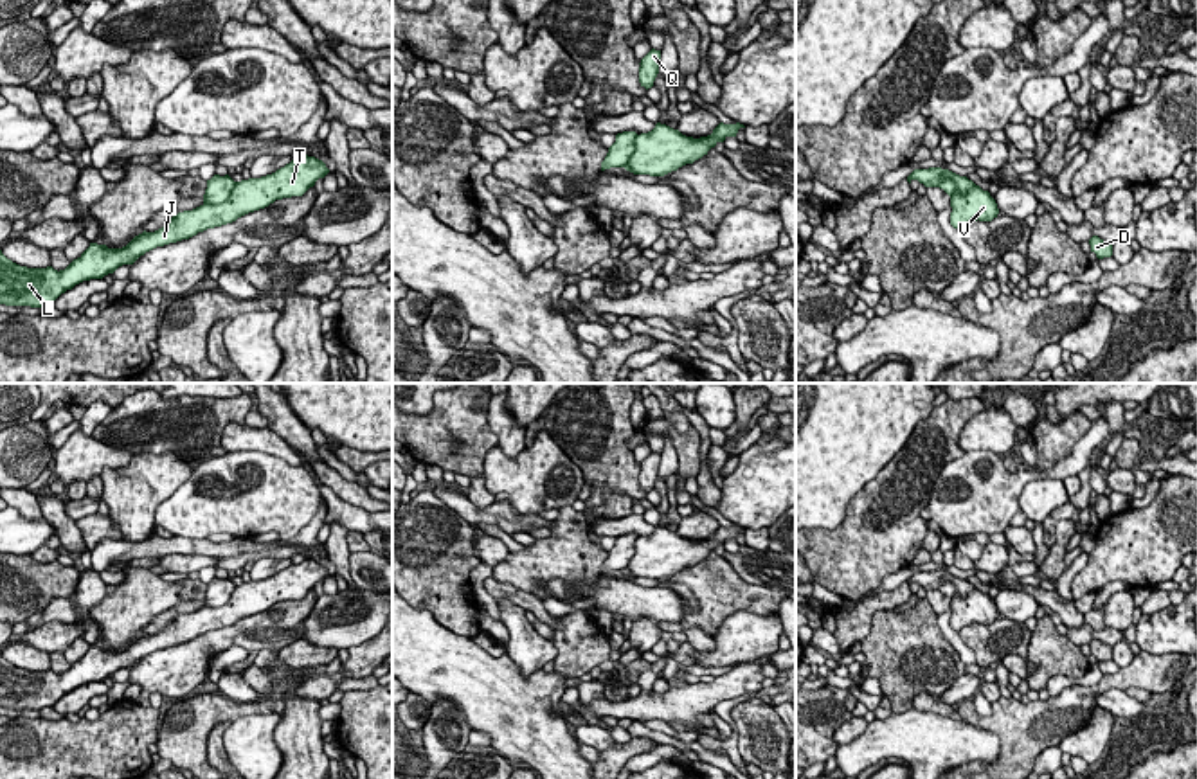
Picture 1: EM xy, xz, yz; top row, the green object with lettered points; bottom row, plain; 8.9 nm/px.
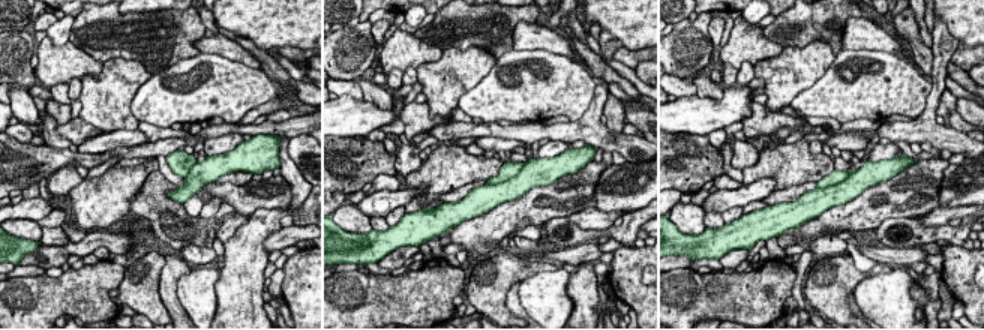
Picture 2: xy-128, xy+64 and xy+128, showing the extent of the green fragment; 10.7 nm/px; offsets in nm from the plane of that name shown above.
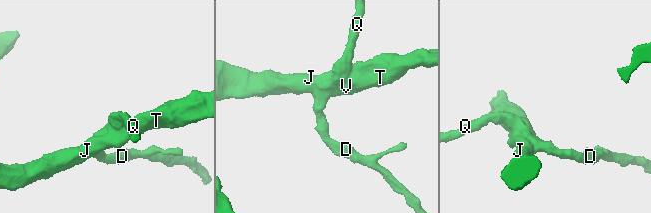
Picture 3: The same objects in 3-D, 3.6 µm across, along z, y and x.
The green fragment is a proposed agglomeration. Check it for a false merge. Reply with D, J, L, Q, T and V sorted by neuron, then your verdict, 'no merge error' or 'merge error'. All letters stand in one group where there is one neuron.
D Q / J L T V | merge error

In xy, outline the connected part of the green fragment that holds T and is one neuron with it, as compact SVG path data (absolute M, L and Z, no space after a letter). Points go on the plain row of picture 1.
M315 560L292 563L284 570L261 581L236 585L223 606L203 606L173 619L162 631L135 639L122 651L90 646L65 673L27 671L7 662L0 653L0 707L41 711L90 682L103 682L122 667L133 667L146 655L189 642L207 631L221 630L238 621L265 612L275 603L302 599L319 581L329 576Z

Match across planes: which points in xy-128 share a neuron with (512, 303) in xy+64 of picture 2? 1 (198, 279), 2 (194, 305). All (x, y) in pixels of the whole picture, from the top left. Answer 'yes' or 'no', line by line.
1: no
2: no

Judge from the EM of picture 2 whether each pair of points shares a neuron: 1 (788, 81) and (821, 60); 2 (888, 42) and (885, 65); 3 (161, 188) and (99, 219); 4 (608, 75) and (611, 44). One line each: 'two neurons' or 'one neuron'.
1: one neuron
2: two neurons
3: two neurons
4: two neurons

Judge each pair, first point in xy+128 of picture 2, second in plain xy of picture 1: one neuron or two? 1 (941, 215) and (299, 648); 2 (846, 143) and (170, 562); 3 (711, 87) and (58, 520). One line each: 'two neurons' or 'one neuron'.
1: one neuron
2: one neuron
3: one neuron

